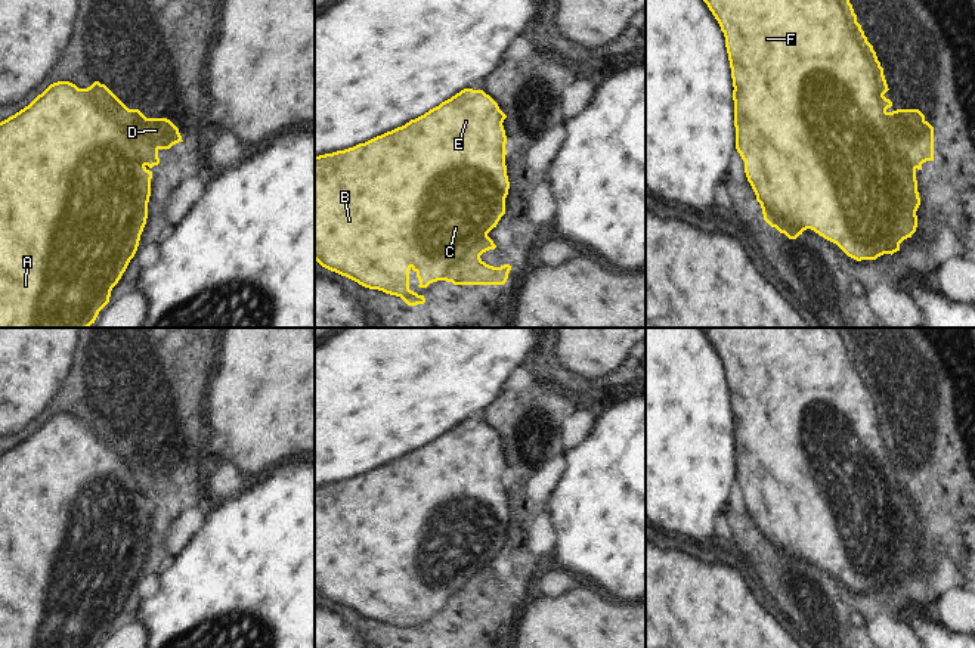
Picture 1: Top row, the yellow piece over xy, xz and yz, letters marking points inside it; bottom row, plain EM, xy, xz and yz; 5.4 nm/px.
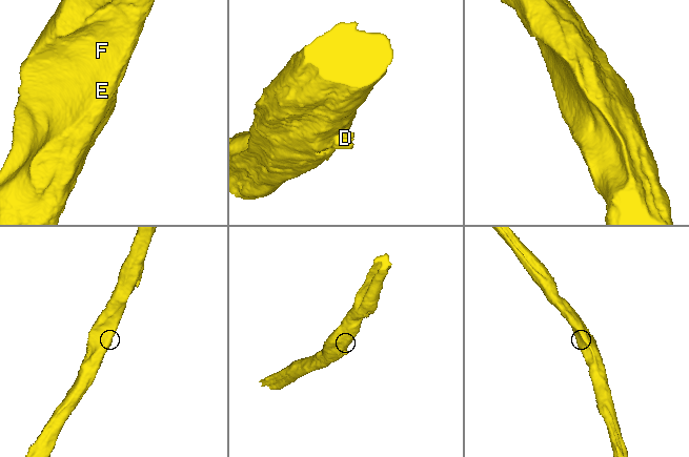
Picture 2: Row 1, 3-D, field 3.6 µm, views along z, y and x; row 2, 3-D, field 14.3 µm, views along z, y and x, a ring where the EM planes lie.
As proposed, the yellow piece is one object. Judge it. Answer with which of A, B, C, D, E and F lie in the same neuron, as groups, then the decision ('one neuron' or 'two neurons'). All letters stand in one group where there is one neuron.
groups A B C D E F; one neuron

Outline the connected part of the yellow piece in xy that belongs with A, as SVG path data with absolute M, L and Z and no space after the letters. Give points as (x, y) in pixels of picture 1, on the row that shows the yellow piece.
M69 81L50 84L28 106L0 123L0 328L89 328L95 323L99 311L109 303L111 291L121 279L130 260L134 257L140 235L148 218L148 202L151 196L151 179L154 165L160 164L158 151L170 149L183 142L179 128L167 118L146 118L139 109L129 109L105 84L95 81L87 89L78 89Z

